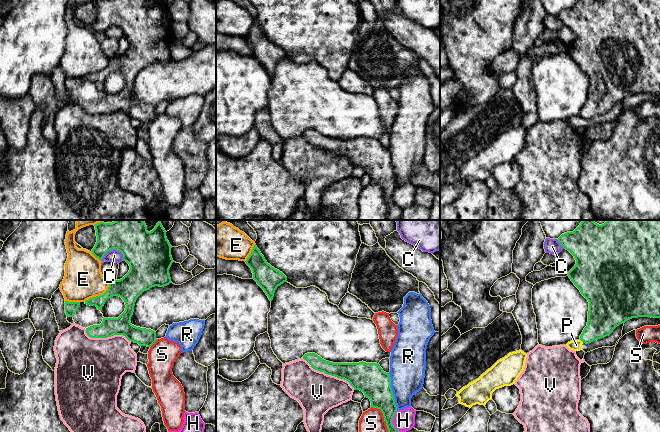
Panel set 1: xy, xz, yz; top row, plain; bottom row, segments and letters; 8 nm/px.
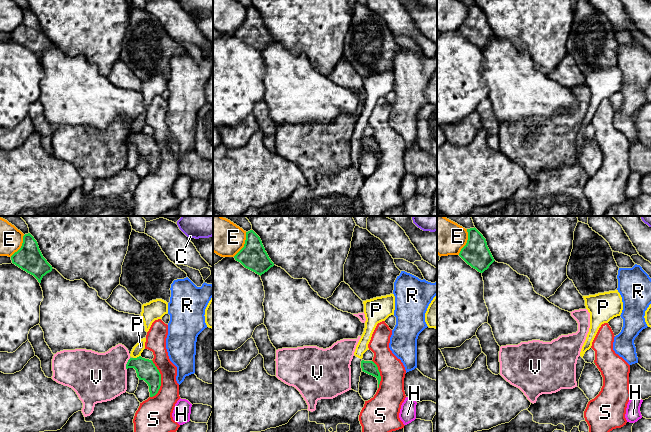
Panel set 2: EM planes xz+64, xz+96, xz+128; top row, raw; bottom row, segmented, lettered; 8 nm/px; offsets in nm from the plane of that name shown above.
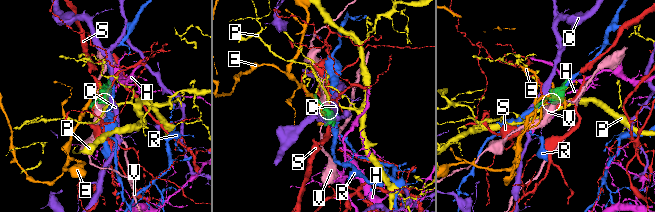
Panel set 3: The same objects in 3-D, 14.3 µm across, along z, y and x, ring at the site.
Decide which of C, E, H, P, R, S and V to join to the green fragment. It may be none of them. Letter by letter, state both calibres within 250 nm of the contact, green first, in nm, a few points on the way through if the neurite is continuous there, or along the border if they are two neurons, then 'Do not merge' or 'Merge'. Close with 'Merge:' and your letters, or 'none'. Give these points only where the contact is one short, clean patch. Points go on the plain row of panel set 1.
C: Thickness 320 nm (green) against 100 nm. Do not merge
E: Thickness 190 nm (green) against 300 nm. Do not merge
H: Thickness 200 nm (green) against 170 nm. Do not merge
P: Thickness 240 nm (green) against 90 nm. Boundary: yz (580, 115), (583, 118). Do not merge
R: Thickness 240 nm (green) against 280 nm. Do not merge
S: Thickness 200 nm (green) against 240 nm. Do not merge
V: Thickness 220 nm (green) against 320 nm. Do not merge
Merge: none

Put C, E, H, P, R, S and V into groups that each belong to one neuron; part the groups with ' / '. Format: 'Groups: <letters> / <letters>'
Groups: C / E / H / P / R / S / V

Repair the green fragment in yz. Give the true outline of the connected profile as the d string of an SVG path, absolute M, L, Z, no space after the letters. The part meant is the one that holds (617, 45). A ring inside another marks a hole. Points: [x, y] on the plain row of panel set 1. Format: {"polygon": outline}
{"polygon": "M580 0L573 8L564 9L557 16L574 32L576 40L568 48L568 52L589 78L587 102L580 112L583 119L589 120L609 112L617 102L632 94L660 94L660 0Z"}

